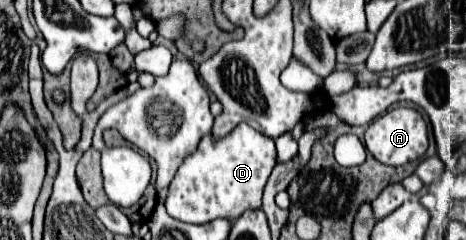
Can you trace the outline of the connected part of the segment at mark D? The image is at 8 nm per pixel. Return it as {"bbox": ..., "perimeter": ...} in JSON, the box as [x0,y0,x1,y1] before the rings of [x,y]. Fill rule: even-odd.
{"bbox":[165,124,275,224],"perimeter":[[[237,124],[225,138],[213,138],[213,134],[205,134],[199,140],[199,146],[193,154],[189,154],[183,164],[179,166],[175,178],[169,184],[167,198],[165,198],[165,208],[169,216],[175,220],[183,220],[189,224],[207,224],[215,218],[239,218],[241,212],[245,210],[257,210],[261,208],[261,196],[263,188],[269,180],[269,174],[275,166],[275,144],[271,138],[263,136],[261,132],[253,130],[247,124]]]}

